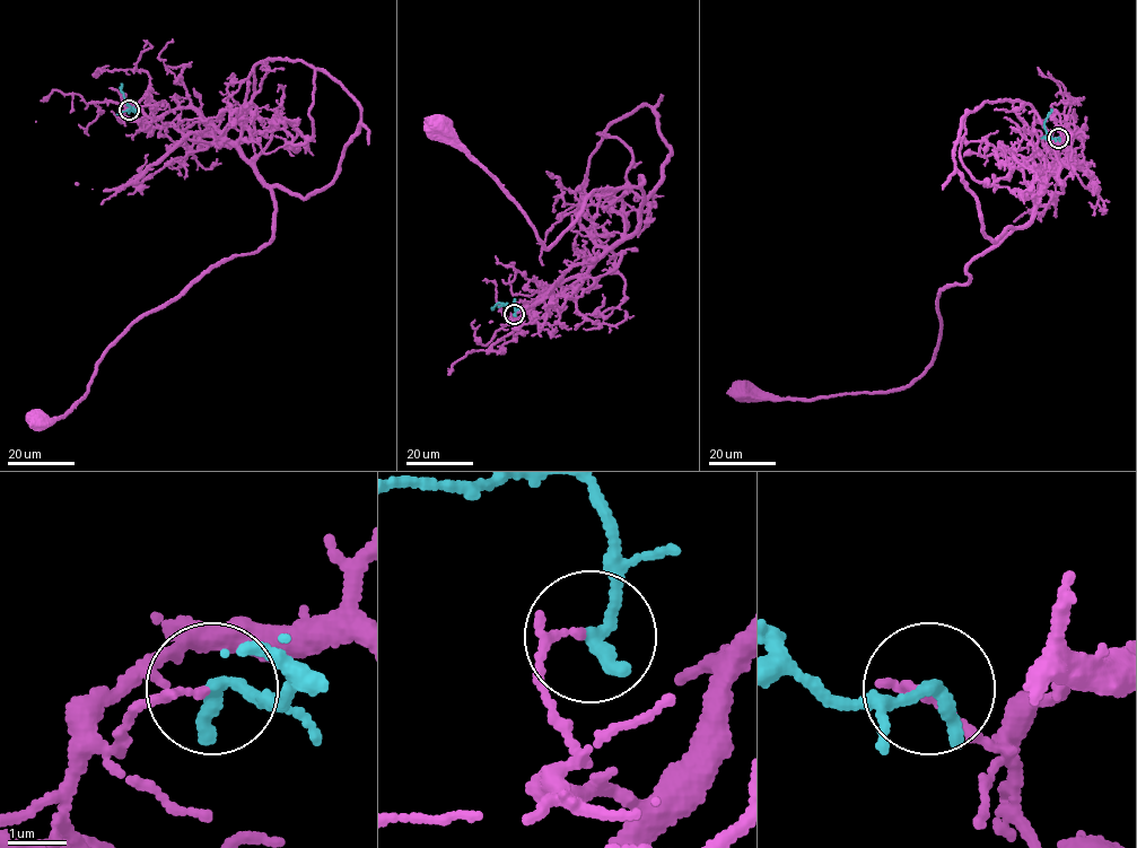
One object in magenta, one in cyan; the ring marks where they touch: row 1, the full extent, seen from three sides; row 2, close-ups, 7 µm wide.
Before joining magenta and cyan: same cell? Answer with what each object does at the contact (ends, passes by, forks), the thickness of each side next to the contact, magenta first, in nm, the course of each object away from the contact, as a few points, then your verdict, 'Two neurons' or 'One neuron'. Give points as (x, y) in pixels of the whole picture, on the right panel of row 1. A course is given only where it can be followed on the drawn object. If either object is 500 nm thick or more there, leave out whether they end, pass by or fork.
At the ring magenta ends. At the ring cyan ends. Thickness 100 nm (magenta) against 280 nm. Course of magenta: (1058, 138), (1068, 137), (1031, 219), (971, 262), (967, 283), (942, 288), (927, 370), (886, 392), (746, 393). Course of cyan: (1058, 138), (1050, 138), (1044, 127), (1051, 108). One neuron

